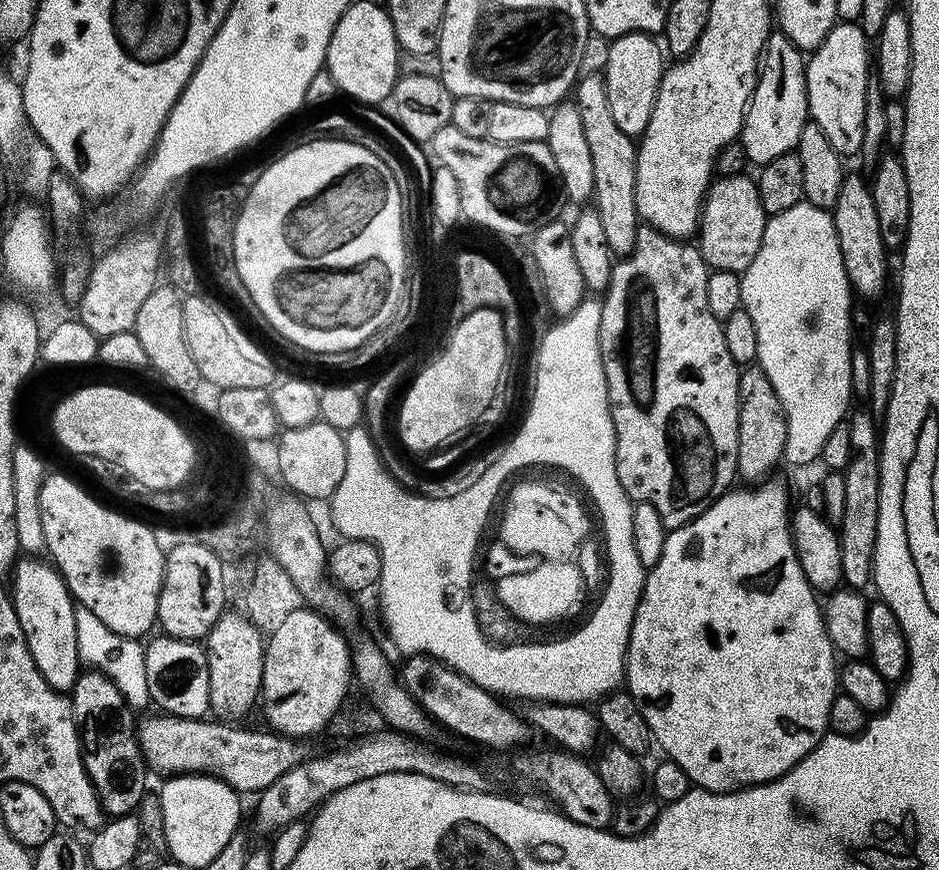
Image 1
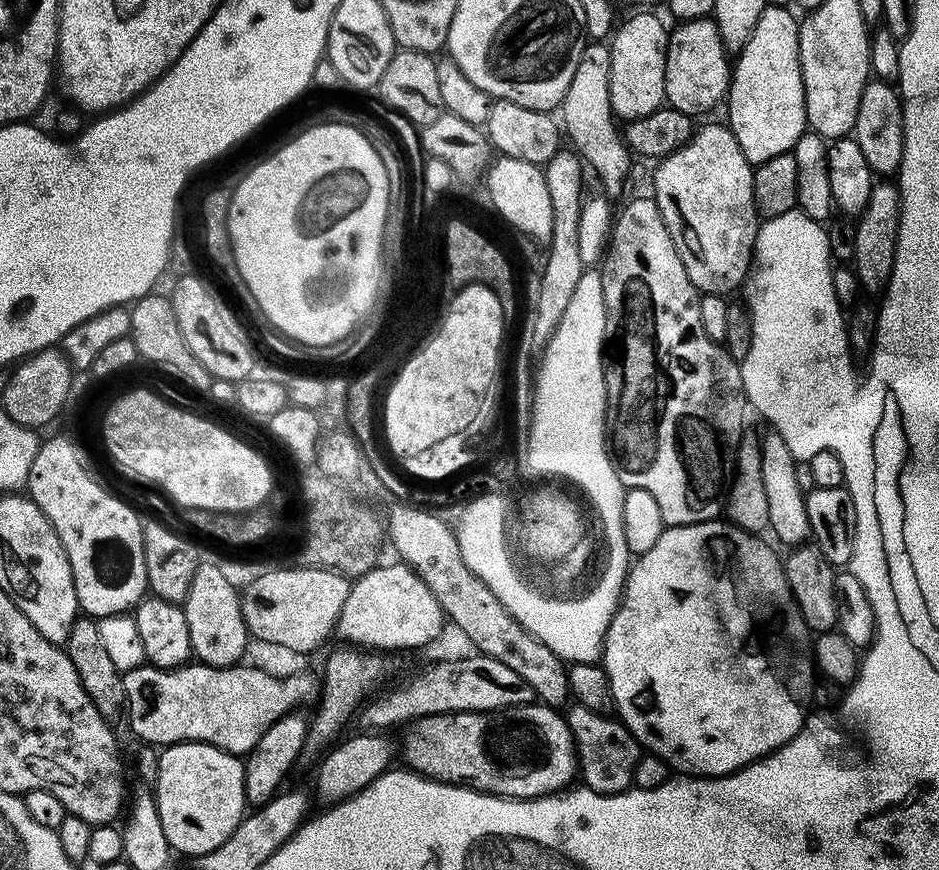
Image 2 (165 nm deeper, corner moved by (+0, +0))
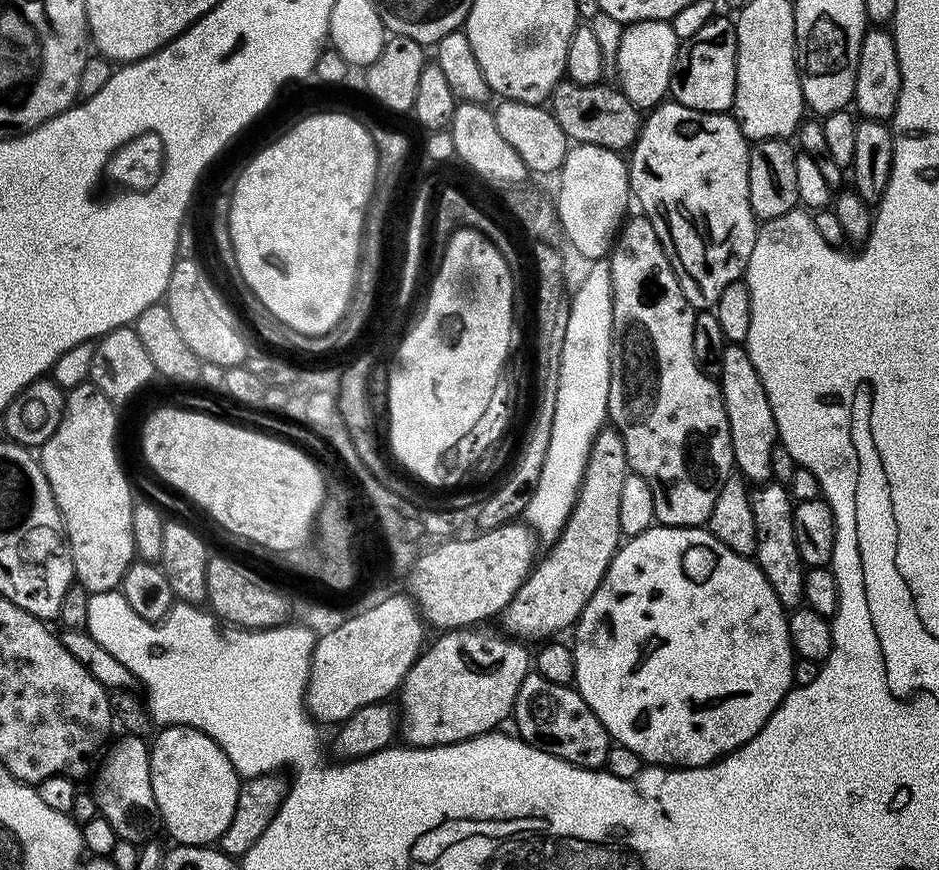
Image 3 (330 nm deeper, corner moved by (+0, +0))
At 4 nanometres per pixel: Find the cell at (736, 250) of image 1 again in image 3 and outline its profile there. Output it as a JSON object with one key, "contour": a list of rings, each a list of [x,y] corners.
{"contour":[[[661,102],[643,117],[640,125],[640,136],[630,149],[632,158],[630,157],[627,161],[627,168],[631,195],[634,197],[635,203],[640,203],[639,211],[654,226],[654,230],[658,234],[658,238],[670,258],[670,266],[682,286],[682,294],[686,294],[686,298],[692,304],[693,309],[711,309],[716,303],[718,294],[722,294],[722,290],[726,290],[726,286],[730,286],[730,282],[741,279],[747,273],[750,254],[754,254],[754,242],[756,241],[756,233],[758,231],[758,221],[754,213],[750,210],[750,194],[748,193],[749,147],[750,142],[742,134],[735,115],[727,112],[690,110],[690,106],[682,106],[675,102]]]}

